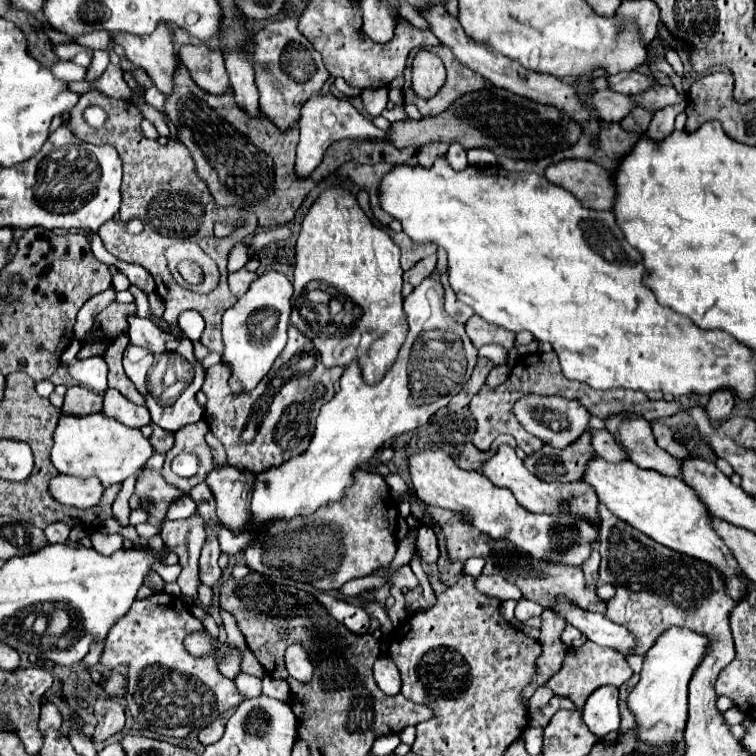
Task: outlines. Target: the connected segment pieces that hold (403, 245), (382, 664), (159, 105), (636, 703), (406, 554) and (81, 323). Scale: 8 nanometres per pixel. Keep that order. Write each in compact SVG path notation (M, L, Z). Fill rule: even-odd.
M392 233L392 239L394 243L400 247L402 251L402 269L408 271L410 267L414 267L420 259L428 257L428 255L436 255L436 247L428 247L428 245L414 245L408 237L404 237L404 233Z
M380 657L374 663L374 679L386 695L398 695L400 693L400 673L398 673L398 669L390 657Z
M155 85L145 90L144 97L149 104L154 106L164 117L166 117L166 112L164 111L165 96Z
M670 627L664 631L654 647L644 655L644 667L640 671L640 681L628 697L628 707L636 715L638 737L652 745L662 743L682 743L686 725L686 703L688 703L688 681L700 665L704 653L712 647L712 639L684 627Z
M412 535L412 537L406 537L406 539L402 541L402 545L398 547L398 553L396 553L396 557L394 557L394 561L388 565L388 571L396 571L398 567L410 563L412 551L414 551L414 535Z
M114 287L102 291L100 295L94 295L92 299L88 299L88 303L82 305L82 309L78 311L78 317L76 317L76 325L74 325L74 337L78 341L84 341L88 331L92 329L92 323L94 323L94 317L104 309L108 307L116 297L116 291Z

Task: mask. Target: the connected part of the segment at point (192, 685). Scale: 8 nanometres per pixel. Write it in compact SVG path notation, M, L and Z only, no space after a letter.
M154 593L144 601L134 601L130 613L110 629L104 641L104 651L98 661L102 667L108 667L108 669L116 669L120 665L128 667L130 699L126 701L128 701L132 719L138 721L142 727L160 735L186 737L188 733L210 725L224 711L238 707L238 703L244 701L236 691L234 681L220 675L212 659L192 659L192 655L184 651L184 635L188 635L188 631L206 631L206 627L188 611L186 603L180 597L172 597L168 593Z

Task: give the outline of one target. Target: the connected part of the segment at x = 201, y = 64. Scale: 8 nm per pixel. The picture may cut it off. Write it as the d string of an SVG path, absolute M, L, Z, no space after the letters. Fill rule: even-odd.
M184 45L178 49L180 61L190 71L198 87L210 93L224 93L228 89L228 75L224 69L224 57L218 49L198 49L194 45Z

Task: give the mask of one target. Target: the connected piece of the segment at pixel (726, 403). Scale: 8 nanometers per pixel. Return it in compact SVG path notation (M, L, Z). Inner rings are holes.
M728 389L714 391L714 393L710 395L710 403L706 405L708 417L710 417L714 423L720 423L720 421L724 421L724 419L730 415L732 405L734 405L734 395L732 395L732 391L728 391Z

